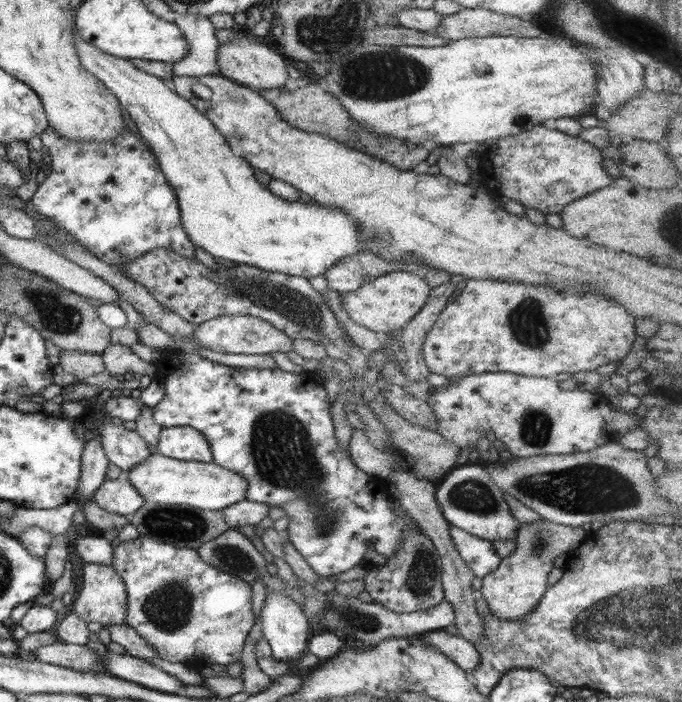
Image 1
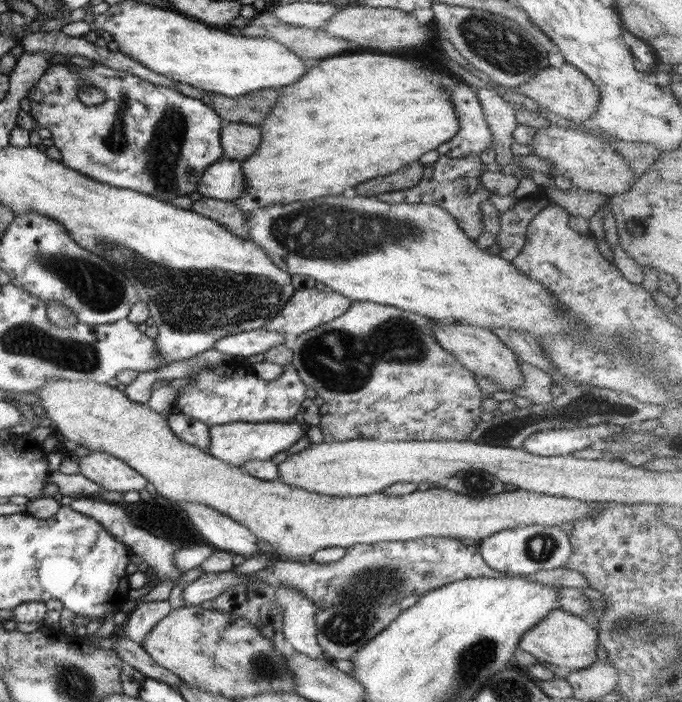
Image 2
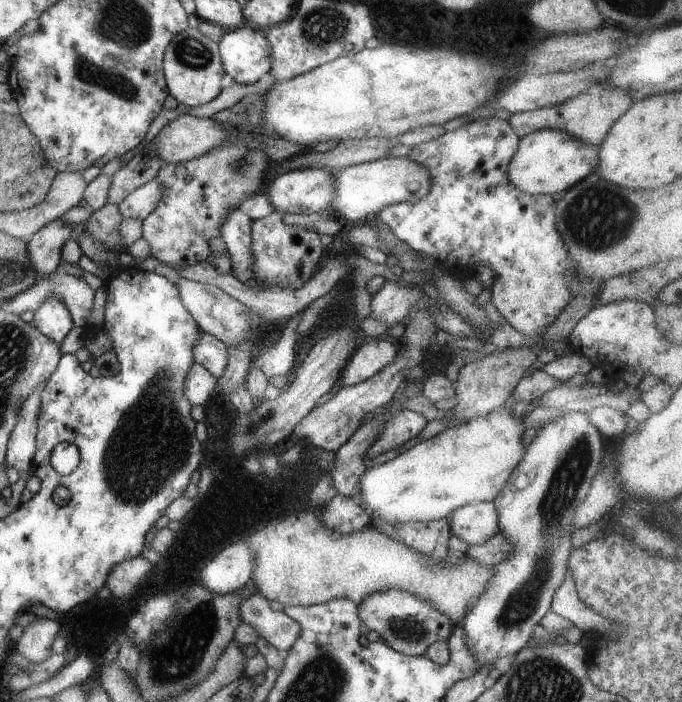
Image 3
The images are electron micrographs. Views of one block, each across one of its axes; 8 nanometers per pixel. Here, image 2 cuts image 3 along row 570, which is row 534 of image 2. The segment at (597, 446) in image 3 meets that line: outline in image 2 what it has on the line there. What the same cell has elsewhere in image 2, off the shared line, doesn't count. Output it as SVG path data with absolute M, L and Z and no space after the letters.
M523 526L496 532L478 544L482 560L494 571L518 575L529 575L542 570L555 570L564 567L572 554L570 536L558 526Z

